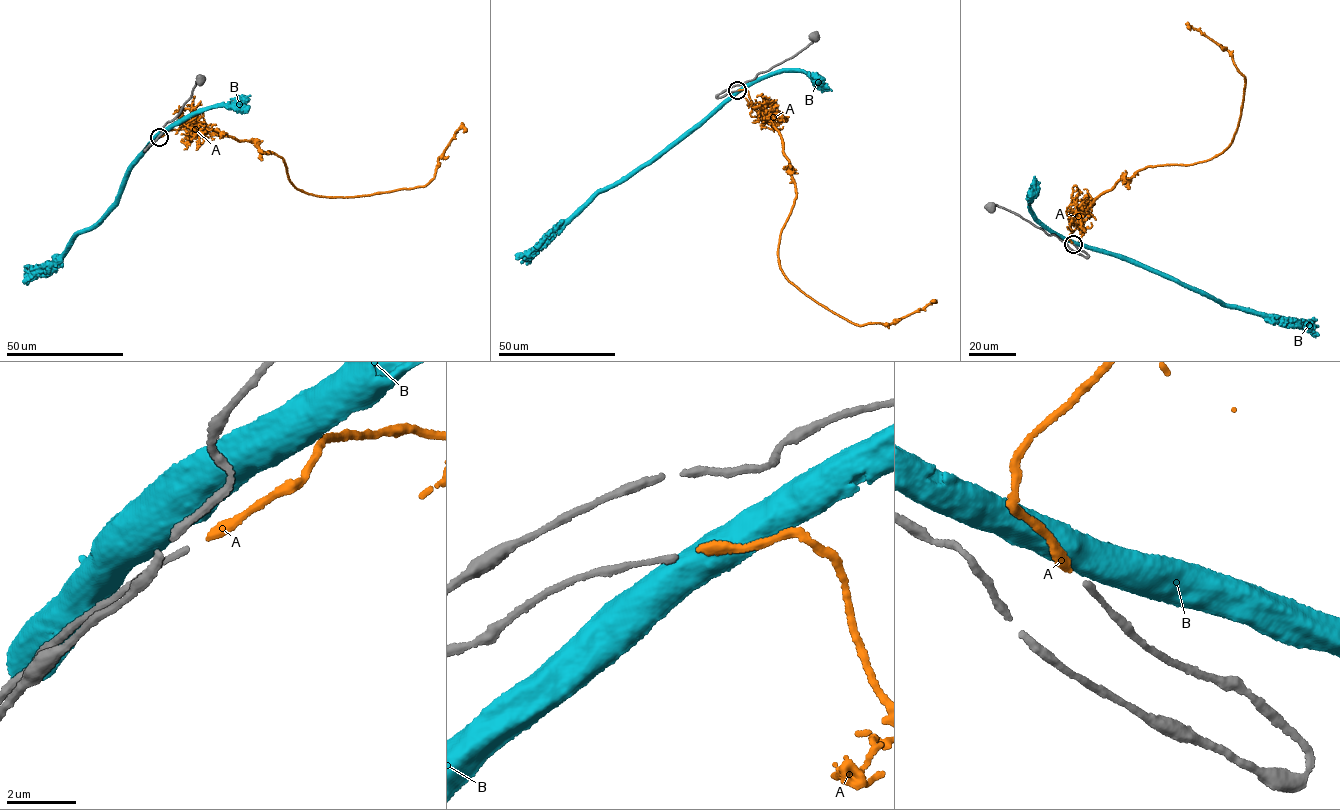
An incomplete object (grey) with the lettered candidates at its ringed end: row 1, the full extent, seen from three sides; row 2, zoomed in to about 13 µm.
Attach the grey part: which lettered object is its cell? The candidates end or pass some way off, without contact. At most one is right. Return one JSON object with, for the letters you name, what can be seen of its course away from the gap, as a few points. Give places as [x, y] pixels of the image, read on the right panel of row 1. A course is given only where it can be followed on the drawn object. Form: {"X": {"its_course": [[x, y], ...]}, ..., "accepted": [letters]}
{"A": {"its_course": [[1072, 243], [1079, 218], [1118, 181], [1151, 165], [1207, 159], [1230, 145], [1244, 76], [1231, 53], [1190, 30]]}, "accepted": ["A"]}

